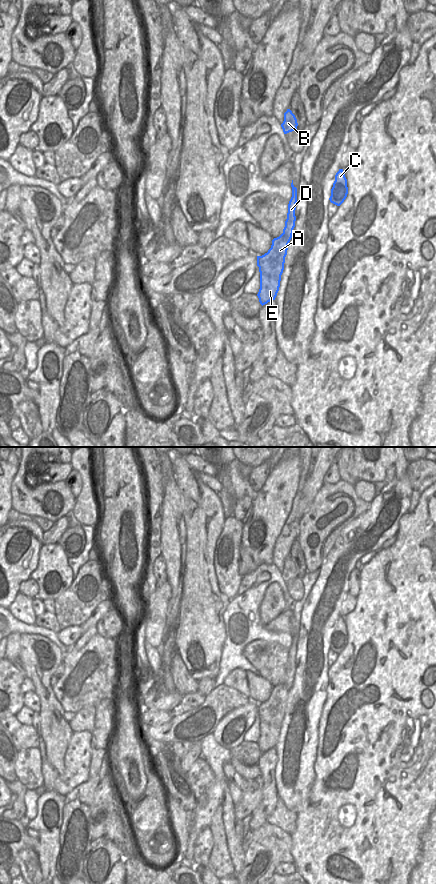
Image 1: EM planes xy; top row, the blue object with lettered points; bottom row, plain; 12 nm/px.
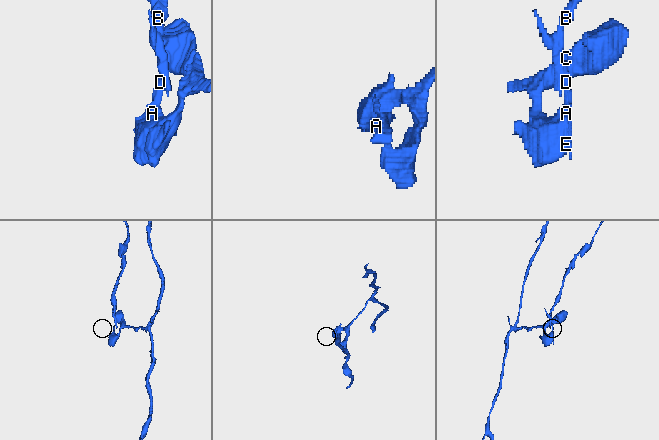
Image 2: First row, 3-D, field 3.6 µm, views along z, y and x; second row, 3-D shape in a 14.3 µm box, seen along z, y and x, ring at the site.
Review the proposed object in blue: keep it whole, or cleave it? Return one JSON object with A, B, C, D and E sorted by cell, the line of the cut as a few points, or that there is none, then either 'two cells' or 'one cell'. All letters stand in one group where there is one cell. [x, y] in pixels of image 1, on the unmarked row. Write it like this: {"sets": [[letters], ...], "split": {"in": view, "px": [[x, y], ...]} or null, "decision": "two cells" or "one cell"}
{"sets": [["A", "C", "E"], ["B", "D"]], "split": {"in": "xy", "px": [[291, 681], [289, 680], [285, 687], [280, 683]]}, "decision": "two cells"}

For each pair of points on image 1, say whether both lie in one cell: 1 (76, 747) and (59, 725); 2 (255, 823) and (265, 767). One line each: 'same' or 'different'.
1: different
2: same

